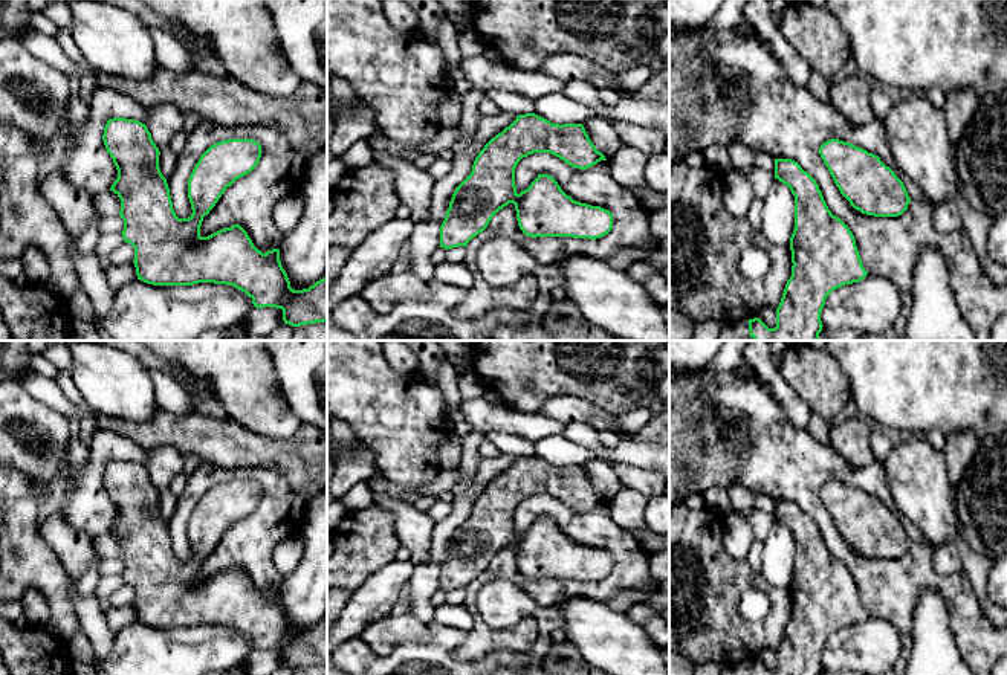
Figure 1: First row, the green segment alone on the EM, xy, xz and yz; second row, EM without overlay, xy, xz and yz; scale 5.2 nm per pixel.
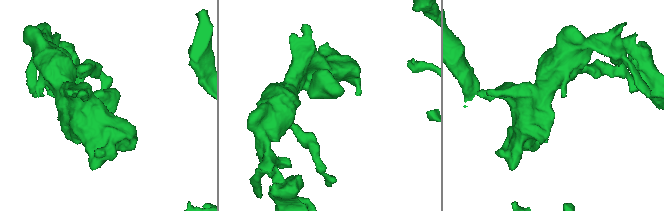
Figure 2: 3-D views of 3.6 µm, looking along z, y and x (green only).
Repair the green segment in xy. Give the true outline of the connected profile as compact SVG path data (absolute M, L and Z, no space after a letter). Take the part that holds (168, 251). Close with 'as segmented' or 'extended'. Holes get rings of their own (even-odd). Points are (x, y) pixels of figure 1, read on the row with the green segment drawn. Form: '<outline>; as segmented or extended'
M125 118L108 119L102 140L118 170L110 191L121 199L119 215L124 220L122 238L134 247L138 279L153 286L193 286L214 283L234 286L244 292L254 307L283 310L283 321L292 327L327 321L327 279L309 289L293 290L280 261L280 249L263 254L240 226L220 229L208 237L200 235L203 217L215 206L222 194L237 179L249 174L260 162L261 145L252 139L228 139L211 145L196 163L188 179L188 199L193 214L179 218L173 209L167 179L159 168L159 148L147 125Z; as segmented

